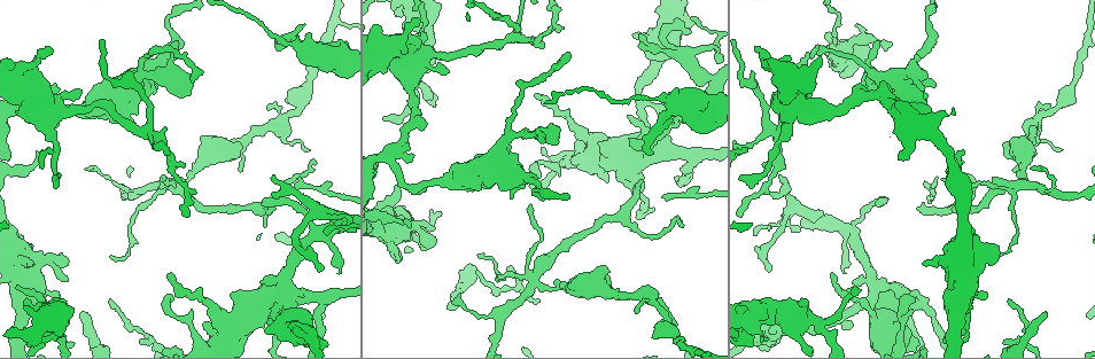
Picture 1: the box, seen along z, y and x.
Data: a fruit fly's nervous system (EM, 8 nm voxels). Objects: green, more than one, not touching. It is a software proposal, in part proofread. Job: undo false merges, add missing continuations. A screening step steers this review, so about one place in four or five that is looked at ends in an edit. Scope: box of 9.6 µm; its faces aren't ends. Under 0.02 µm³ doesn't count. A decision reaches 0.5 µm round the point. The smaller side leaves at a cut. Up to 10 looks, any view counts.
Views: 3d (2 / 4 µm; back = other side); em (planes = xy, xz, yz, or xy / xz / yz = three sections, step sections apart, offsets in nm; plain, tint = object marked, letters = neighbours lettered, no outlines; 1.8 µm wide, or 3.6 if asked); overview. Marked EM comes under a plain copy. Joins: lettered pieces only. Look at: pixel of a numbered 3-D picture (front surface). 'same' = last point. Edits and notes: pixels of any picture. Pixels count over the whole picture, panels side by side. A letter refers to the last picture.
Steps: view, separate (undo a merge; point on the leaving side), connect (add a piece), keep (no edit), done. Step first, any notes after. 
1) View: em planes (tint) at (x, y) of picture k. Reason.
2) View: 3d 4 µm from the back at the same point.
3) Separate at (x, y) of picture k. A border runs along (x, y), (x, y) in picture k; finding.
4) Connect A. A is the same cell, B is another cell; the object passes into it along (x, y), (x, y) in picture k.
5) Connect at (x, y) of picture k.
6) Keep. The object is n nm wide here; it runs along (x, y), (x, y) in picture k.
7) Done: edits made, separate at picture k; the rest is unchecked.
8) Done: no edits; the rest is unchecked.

View: em xz step 16 (tint) at (1021, 184) of picture 1. Sharp bend.

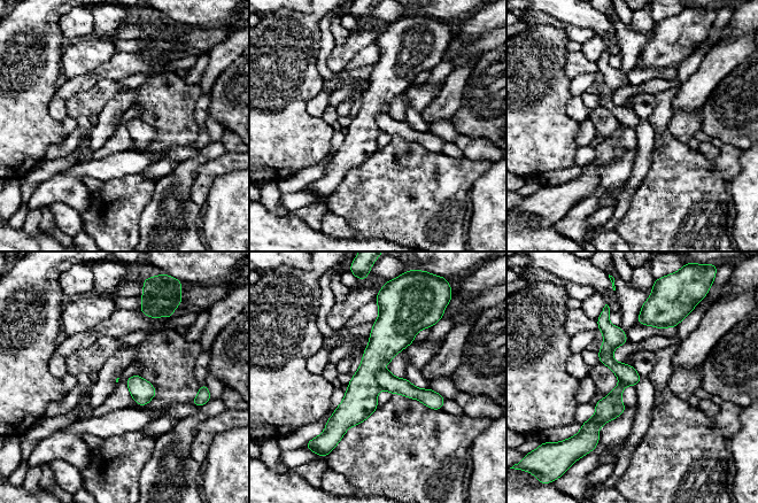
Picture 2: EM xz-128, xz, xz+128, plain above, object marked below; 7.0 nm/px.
View: em planes (letters) at the same point. Cut it another way.

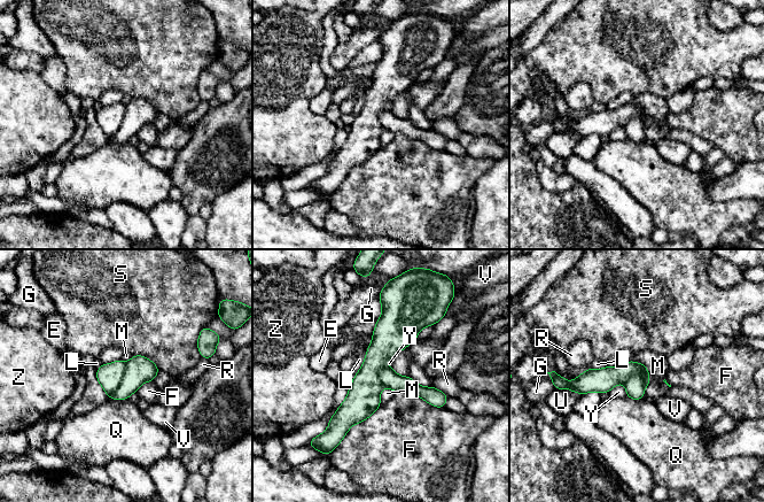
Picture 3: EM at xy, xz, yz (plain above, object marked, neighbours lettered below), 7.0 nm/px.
Separate at (109, 376) of picture 3. The object is 200 nm wide here; E, F, G, L, M, Q, R, S, U, V, Y and Z are other cells; the part that leaves runs along (420, 322), (373, 363), (337, 431) in picture 3; a second neuron is stuck on.

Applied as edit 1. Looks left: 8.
View: em xz step 16 (letters) at (82, 314) of picture 1.

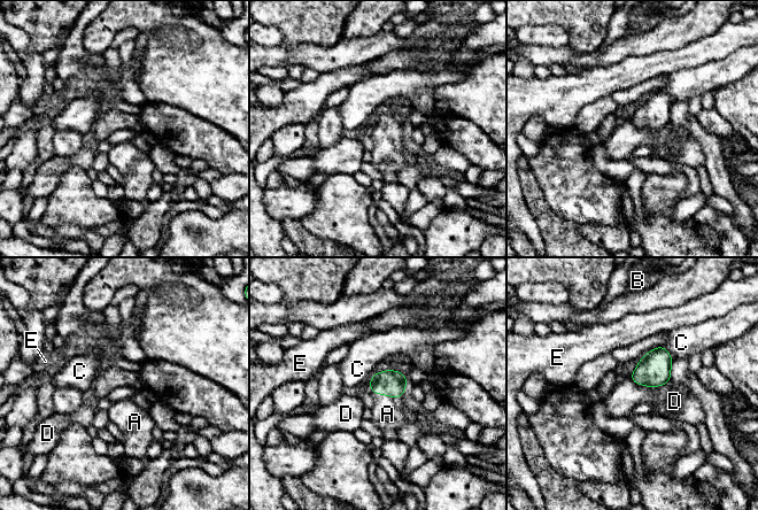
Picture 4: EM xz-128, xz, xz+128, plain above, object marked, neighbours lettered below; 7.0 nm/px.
Connect A. A is the same cell, B, C, D and E are other cells; the object passes into it along (391, 383), (387, 394), (387, 414) in picture 4; it goes on there.

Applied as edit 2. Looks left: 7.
View: em xz step 8 (tint) at (447, 71) of picture 1. An open end.

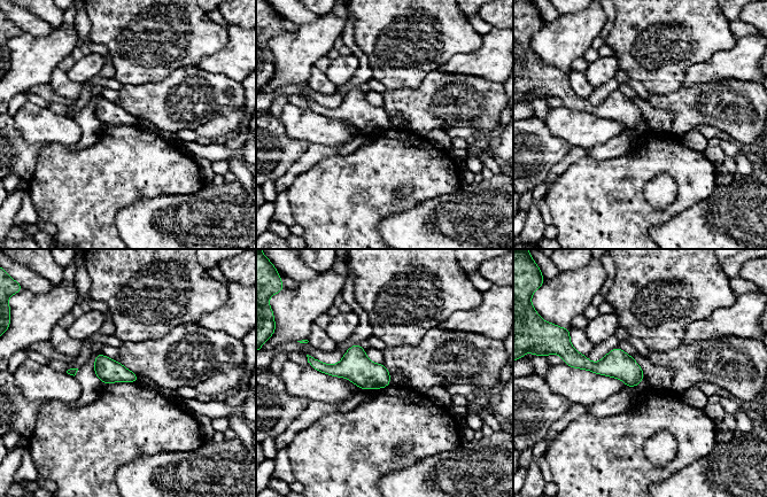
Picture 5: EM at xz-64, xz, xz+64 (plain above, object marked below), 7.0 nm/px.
View: em xz step 8 (letters) at the same point.

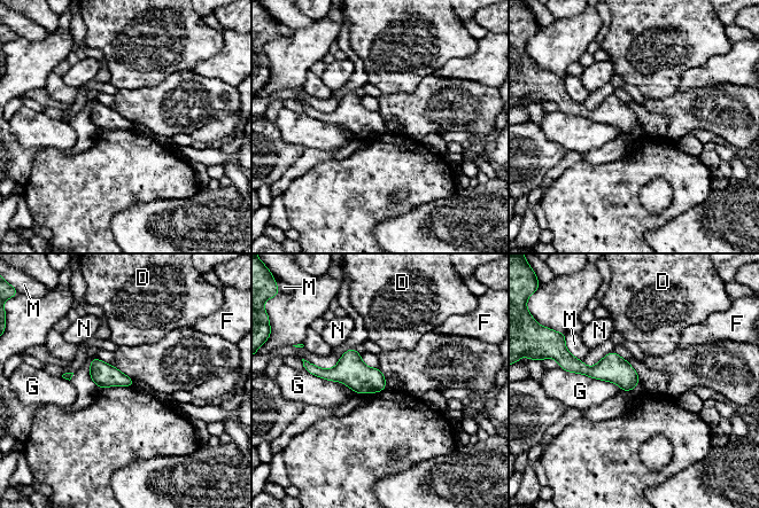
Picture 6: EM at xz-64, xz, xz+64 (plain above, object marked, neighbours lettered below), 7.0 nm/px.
Keep. D, F, G, M and N are other cells; a border runs along (559, 366), (614, 382), (622, 390) in picture 6; none of them fits.

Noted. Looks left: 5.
View: 3d 2 µm from the back at (1013, 169) of picture 1. Tapers out.

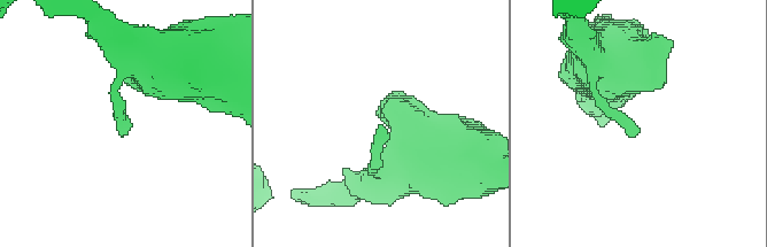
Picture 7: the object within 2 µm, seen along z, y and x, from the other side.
View: em planes (tint) at (127, 130) of picture 7.

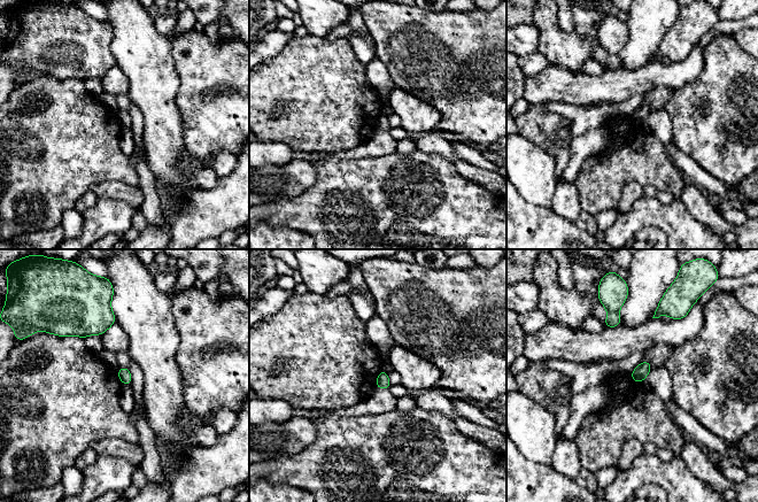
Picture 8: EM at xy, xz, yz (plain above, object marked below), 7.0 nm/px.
View: em planes (letters) at the same point.

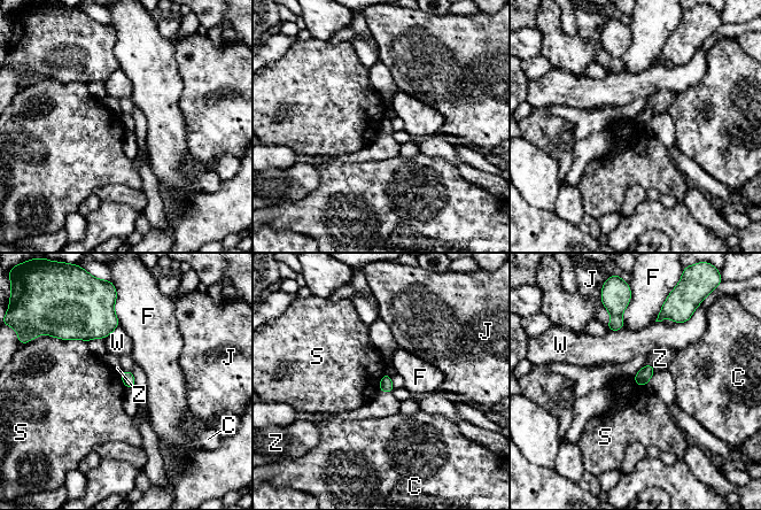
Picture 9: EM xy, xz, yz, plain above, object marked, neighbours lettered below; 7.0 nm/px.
Keep. The object is 90 nm wide here; C, F, J, S, W and Z are other cells; a border runs along (57, 338), (83, 339), (86, 342) in picture 9; no lettered piece goes on from it.

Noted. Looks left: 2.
Done: edits made, separate at picture 3, connect at picture 4; the rest is unchecked.

